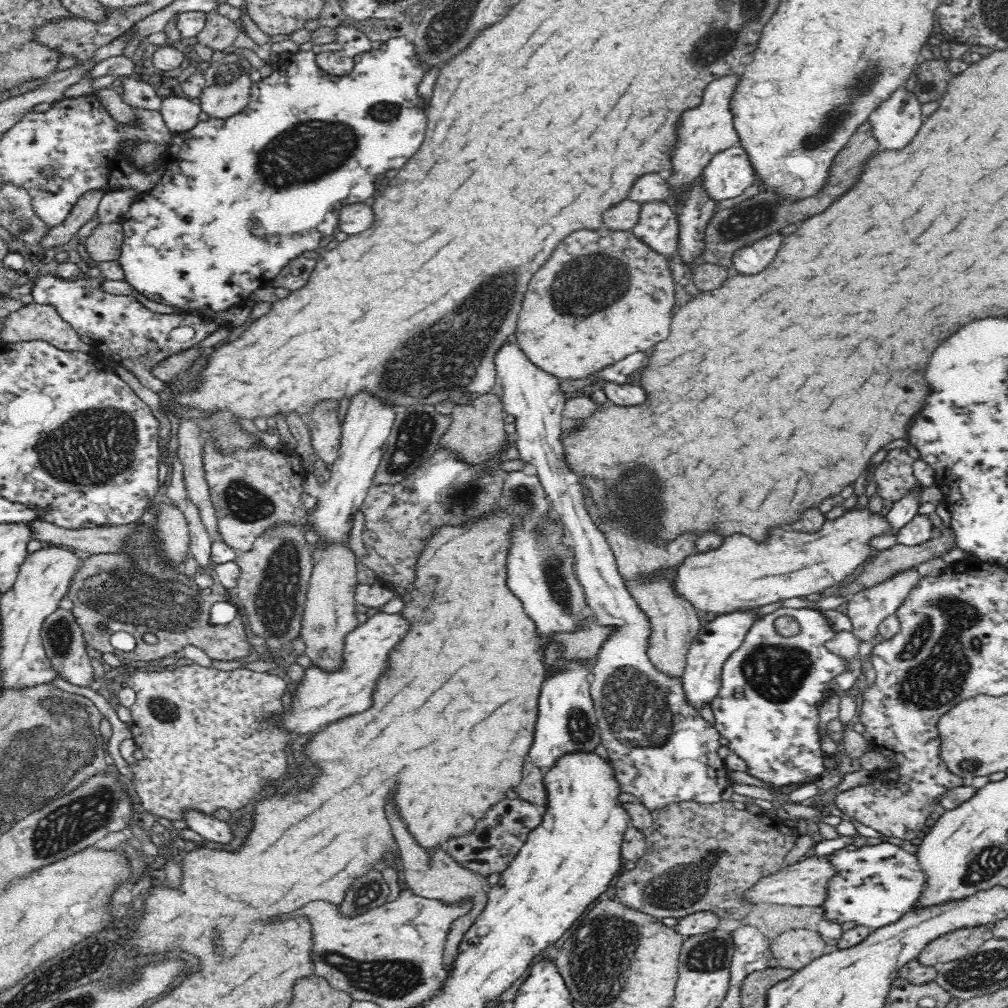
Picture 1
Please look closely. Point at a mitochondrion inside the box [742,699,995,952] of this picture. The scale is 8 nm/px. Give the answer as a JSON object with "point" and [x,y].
{"point":[969,764]}

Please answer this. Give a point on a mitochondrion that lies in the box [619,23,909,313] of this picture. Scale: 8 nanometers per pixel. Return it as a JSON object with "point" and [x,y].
{"point":[813,139]}

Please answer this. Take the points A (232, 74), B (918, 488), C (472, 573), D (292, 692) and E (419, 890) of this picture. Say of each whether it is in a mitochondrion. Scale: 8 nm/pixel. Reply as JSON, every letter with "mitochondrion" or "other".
{"A":"mitochondrion","B":"other","C":"other","D":"other","E":"other"}

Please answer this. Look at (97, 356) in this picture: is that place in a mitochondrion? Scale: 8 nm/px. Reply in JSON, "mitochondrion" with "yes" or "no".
{"mitochondrion":"no"}

